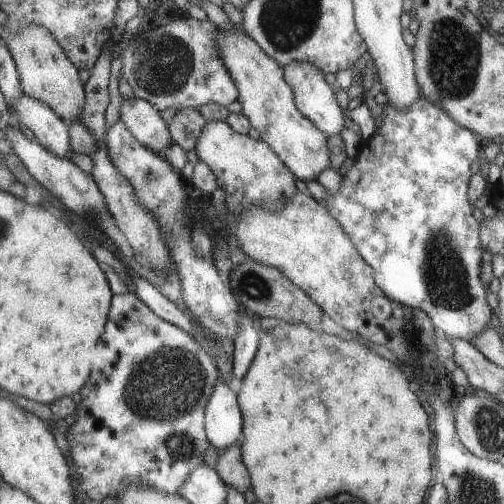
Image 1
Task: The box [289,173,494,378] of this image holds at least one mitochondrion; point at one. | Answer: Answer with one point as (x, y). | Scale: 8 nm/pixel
(445, 275)

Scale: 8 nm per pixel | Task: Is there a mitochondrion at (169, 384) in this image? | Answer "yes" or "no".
yes

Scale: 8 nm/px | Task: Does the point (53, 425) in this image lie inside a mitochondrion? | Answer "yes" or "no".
no

